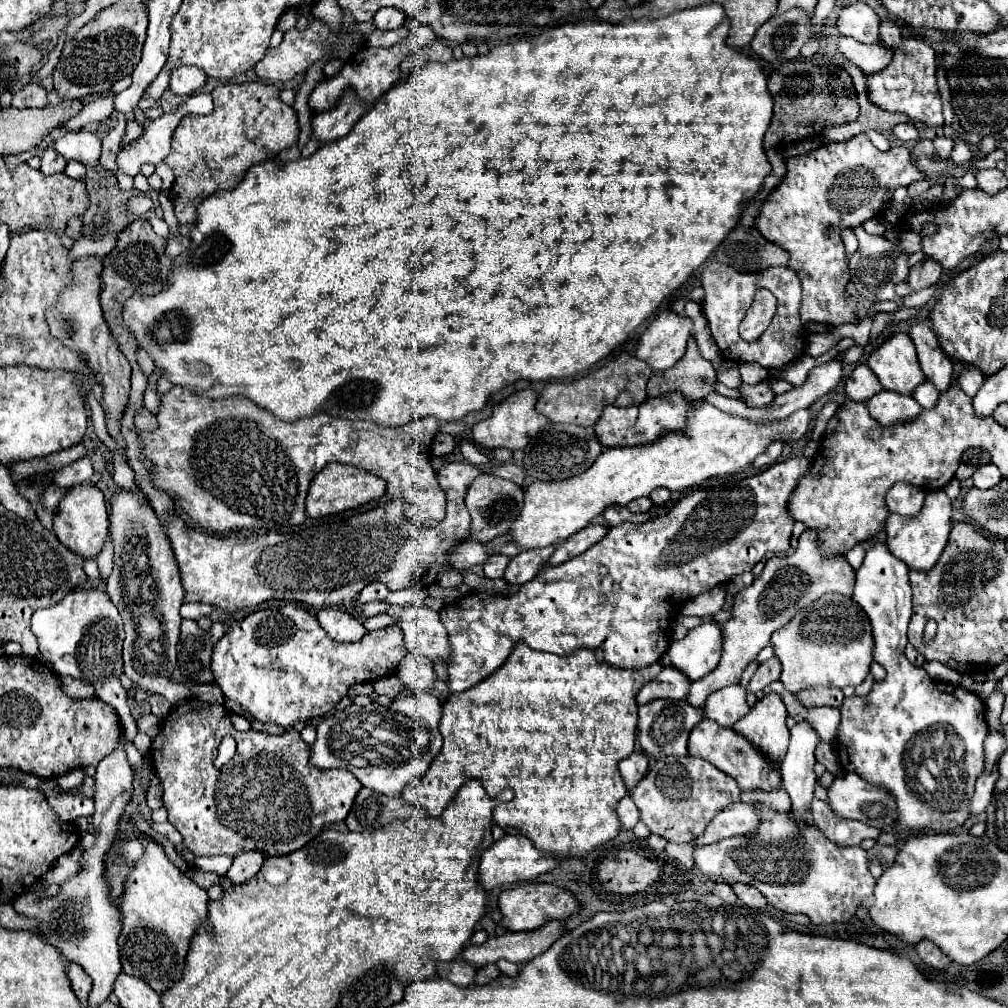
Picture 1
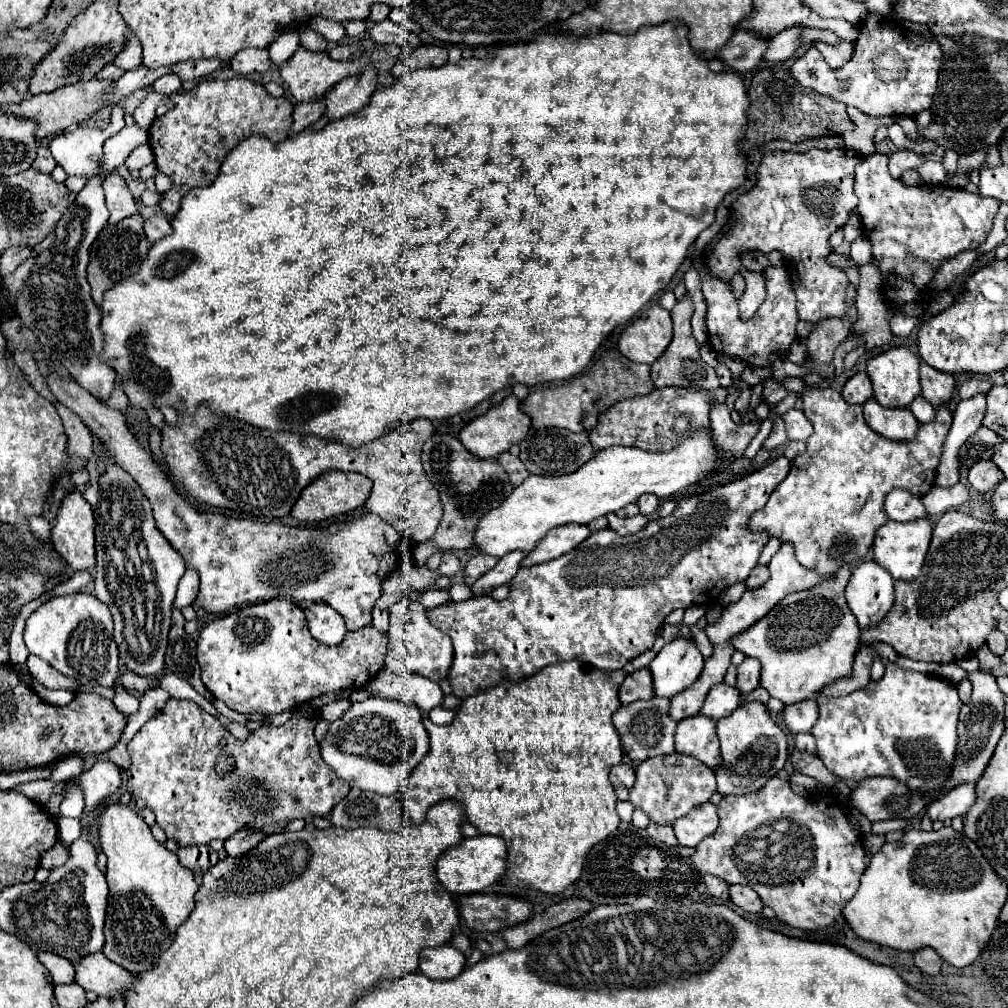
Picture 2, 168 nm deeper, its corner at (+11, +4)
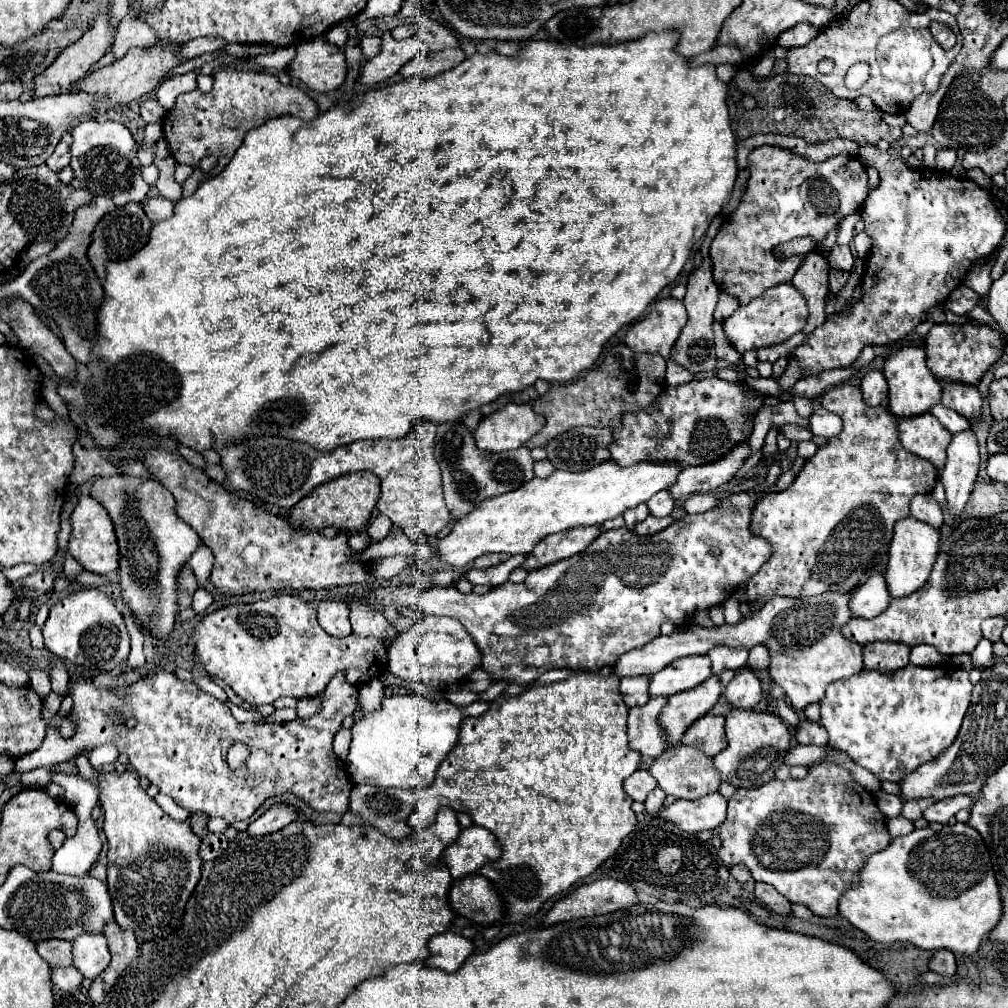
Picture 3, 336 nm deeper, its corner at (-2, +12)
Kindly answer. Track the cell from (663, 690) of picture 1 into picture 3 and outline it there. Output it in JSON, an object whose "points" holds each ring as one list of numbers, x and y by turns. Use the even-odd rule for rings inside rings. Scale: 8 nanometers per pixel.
{"points":[[626,677,620,681,620,693,628,707,640,707,648,701,650,677]]}

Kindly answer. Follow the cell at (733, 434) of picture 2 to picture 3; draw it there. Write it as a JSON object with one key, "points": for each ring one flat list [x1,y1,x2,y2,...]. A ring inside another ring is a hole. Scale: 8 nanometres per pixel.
{"points":[[740,443,722,461,698,467,686,467,680,471,676,483,668,489,668,493,674,499,686,499,692,493,710,493,720,485,724,485,726,481,730,481,748,457,750,457,748,443]]}

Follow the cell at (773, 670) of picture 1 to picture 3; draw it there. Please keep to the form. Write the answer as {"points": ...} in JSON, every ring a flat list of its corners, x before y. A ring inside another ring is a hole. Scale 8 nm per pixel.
{"points":[[758,645,758,647,752,647,750,649,750,655,748,655,748,667,752,671,766,671,770,667,770,655,768,655,768,649,764,645]]}

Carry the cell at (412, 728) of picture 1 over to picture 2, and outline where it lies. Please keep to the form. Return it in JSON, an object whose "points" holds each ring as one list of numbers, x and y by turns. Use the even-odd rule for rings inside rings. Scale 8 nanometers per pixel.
{"points":[[369,697,361,703,353,703,341,719,331,721,319,747,323,761,351,787,393,795,407,783,411,771,429,751,429,735,421,723,417,705]]}

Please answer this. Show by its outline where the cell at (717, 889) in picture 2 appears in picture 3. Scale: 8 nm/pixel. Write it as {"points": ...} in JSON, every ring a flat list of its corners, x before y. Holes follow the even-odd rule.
{"points":[[732,865,730,867,730,873,732,877,746,889,746,891,754,891,754,877,750,875,750,871,746,869,746,865]]}

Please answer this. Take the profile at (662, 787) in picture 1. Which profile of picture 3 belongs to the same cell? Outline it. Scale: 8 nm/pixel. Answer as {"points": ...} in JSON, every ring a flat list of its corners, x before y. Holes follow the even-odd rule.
{"points":[[678,745,674,749,664,751,660,757,656,757,652,761,648,771,658,781,658,787,662,787,666,791,666,795,672,795,676,799,680,799,680,797,698,799,698,797,718,791,718,787,720,787,720,775,714,767,714,761,710,757,706,757,702,751,698,751,694,747,686,747,686,745]]}

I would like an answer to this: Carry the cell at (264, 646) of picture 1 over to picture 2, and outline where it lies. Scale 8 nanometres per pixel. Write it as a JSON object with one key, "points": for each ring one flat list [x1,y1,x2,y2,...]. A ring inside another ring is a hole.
{"points":[[273,599,237,609,235,613,217,619,201,629,197,641,197,661,201,665,201,681,205,687,237,713,263,713,277,715,295,709,323,693,339,689,365,687,381,669,387,657,387,633,367,625,351,631,339,645,329,647,311,637,303,611,289,599]]}

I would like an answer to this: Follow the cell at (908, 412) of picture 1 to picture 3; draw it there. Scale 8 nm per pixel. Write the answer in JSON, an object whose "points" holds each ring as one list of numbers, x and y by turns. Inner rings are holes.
{"points":[[932,413,918,415,912,419,898,421,900,443,914,455,928,459,936,469,938,477,942,475,946,463,946,447,952,441,952,433,946,433,938,419]]}

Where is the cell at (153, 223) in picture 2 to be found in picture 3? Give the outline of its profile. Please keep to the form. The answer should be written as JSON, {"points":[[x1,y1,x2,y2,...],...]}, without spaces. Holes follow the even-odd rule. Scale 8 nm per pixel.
{"points":[[164,197,148,199,142,207,144,207,144,213,148,215,148,219,152,223,158,223,162,219,168,219,174,213,174,203,170,199,164,199]]}

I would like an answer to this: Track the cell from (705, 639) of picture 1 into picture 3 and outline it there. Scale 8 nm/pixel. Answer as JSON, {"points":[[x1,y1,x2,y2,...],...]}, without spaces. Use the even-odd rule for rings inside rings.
{"points":[[706,655,680,658,650,677,650,697,670,697,704,683,712,675]]}

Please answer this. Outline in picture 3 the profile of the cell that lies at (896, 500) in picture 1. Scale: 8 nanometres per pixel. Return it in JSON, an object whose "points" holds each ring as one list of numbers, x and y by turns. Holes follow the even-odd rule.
{"points":[[916,495,910,501,910,513,914,519,928,523,936,529,942,527,942,509,938,505,938,501,932,495]]}

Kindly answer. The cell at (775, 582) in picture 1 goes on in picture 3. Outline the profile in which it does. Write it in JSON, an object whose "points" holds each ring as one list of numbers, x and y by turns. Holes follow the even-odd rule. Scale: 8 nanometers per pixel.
{"points":[[712,675,702,685,676,693,666,701,668,705,662,707,658,719,662,731,668,737,670,747,676,747,682,735,686,733,686,729,714,707,720,693,722,693,722,685,718,681,718,675]]}

